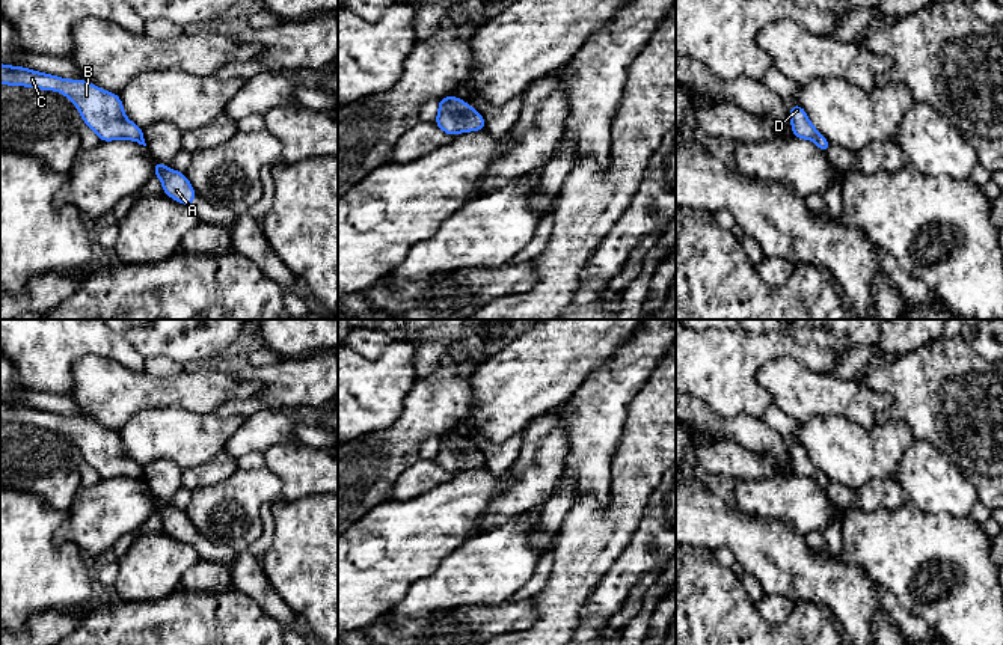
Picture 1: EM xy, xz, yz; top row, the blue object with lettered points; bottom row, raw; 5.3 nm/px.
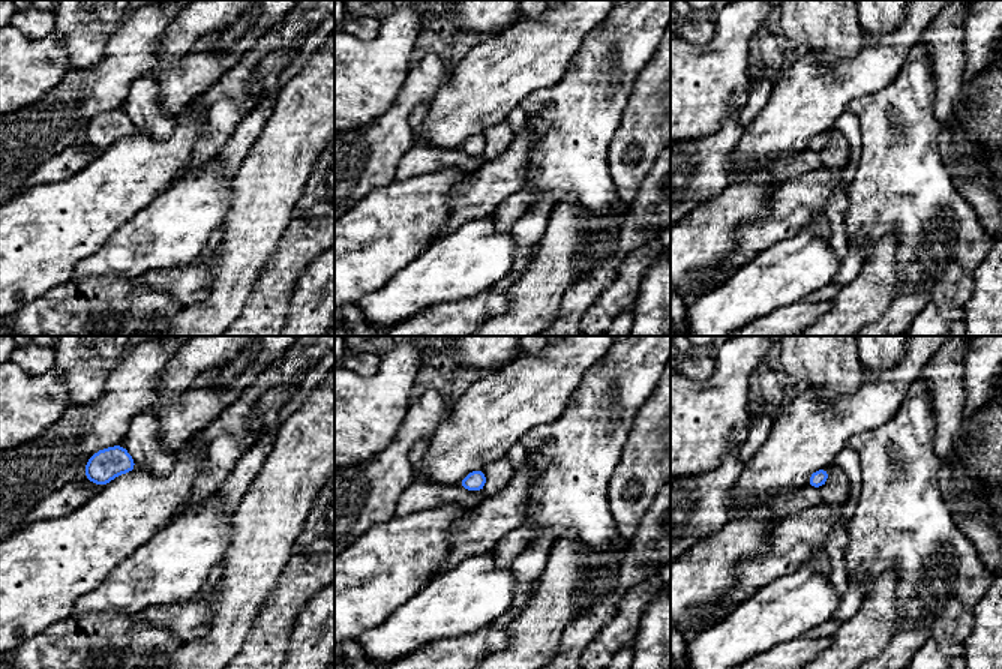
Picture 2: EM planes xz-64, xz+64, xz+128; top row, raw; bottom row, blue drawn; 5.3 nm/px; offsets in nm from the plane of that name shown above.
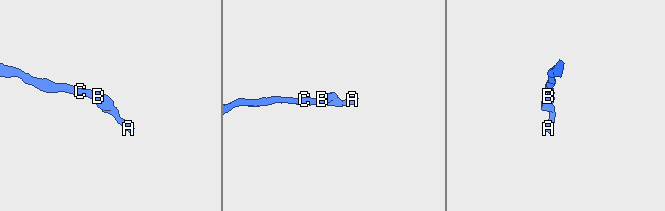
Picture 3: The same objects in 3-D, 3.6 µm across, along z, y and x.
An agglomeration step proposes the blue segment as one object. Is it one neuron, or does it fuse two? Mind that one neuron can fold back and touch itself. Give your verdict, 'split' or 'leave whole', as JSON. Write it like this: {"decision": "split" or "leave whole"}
{"decision": "leave whole"}

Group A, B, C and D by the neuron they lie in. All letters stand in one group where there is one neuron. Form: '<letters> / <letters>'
A B C D

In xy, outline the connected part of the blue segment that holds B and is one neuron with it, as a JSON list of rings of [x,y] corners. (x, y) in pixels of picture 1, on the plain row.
[[[0,401],[0,422],[59,428],[75,442],[83,460],[98,472],[101,479],[127,476],[146,484],[143,467],[127,457],[119,433],[101,428],[90,419],[66,417],[23,404]]]

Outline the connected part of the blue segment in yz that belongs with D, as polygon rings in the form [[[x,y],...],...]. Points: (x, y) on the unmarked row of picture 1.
[[[793,442],[789,446],[790,460],[792,460],[792,472],[796,476],[808,476],[816,481],[816,484],[827,491],[831,481],[822,473],[808,458],[805,448],[799,442]]]

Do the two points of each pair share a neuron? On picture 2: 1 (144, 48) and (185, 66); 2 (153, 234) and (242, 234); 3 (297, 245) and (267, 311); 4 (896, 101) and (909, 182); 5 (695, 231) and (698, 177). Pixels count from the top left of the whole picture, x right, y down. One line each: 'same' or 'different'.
1: different
2: different
3: same
4: same
5: different

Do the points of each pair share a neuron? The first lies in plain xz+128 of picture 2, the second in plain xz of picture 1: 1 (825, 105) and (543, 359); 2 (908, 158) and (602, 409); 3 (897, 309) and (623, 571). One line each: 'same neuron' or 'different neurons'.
1: same neuron
2: same neuron
3: same neuron

